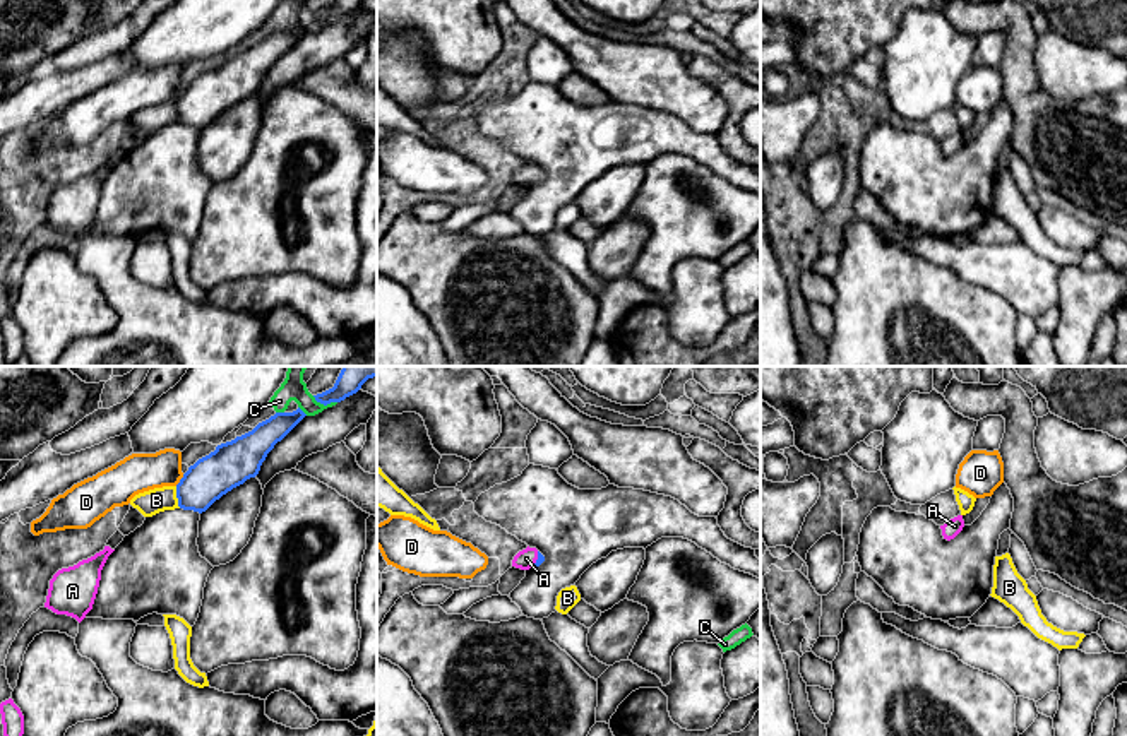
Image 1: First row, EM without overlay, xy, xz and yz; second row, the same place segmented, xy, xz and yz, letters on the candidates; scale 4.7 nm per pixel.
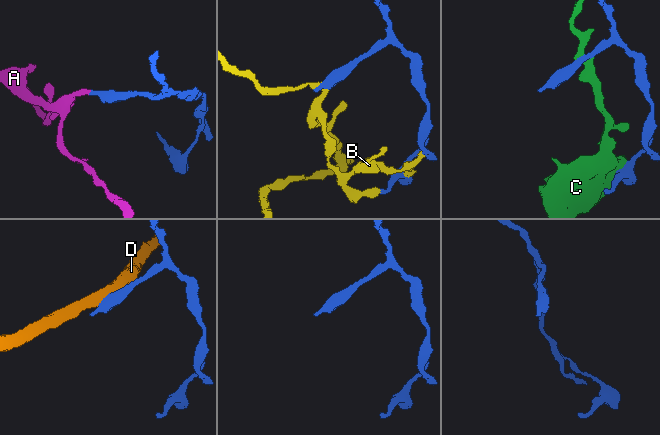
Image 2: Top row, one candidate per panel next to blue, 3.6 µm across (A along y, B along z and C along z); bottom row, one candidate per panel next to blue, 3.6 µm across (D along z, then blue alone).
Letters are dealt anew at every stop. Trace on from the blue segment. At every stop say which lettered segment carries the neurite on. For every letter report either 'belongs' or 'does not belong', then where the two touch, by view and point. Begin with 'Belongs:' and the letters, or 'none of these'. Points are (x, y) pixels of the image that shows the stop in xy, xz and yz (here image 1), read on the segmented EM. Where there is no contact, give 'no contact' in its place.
Belongs: A
A: belongs | xz (538, 558)
B: does not belong | xy (177, 497)
C: does not belong | xy (324, 404)
D: does not belong | xy (180, 480)

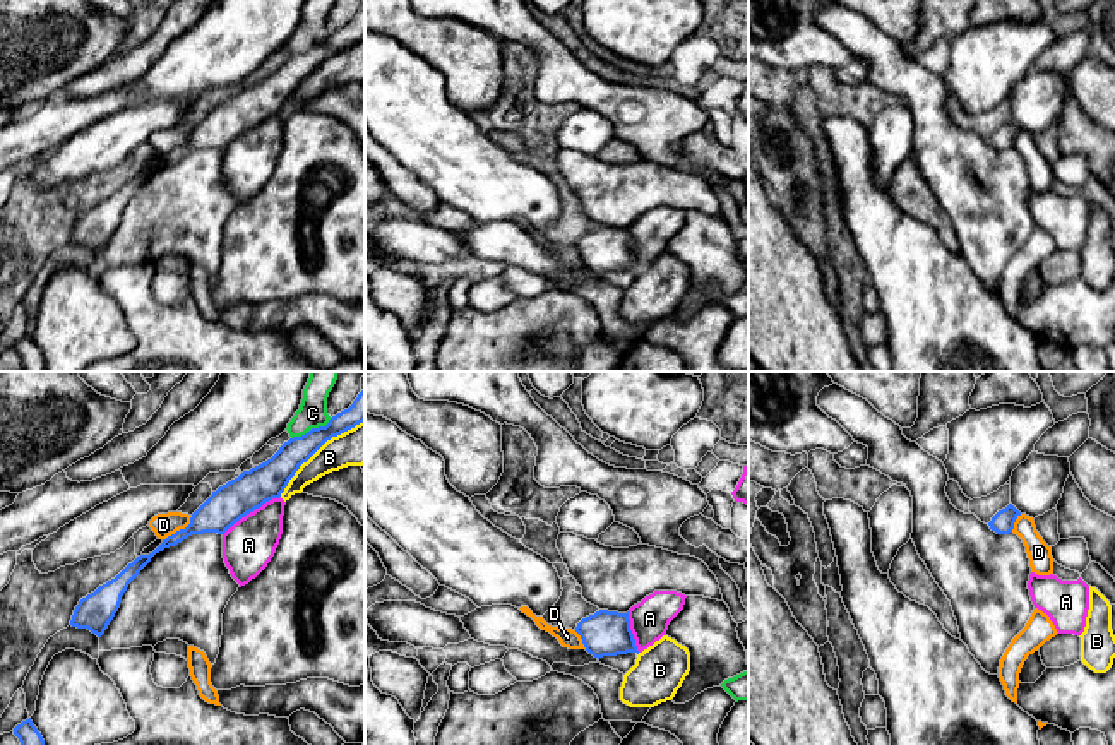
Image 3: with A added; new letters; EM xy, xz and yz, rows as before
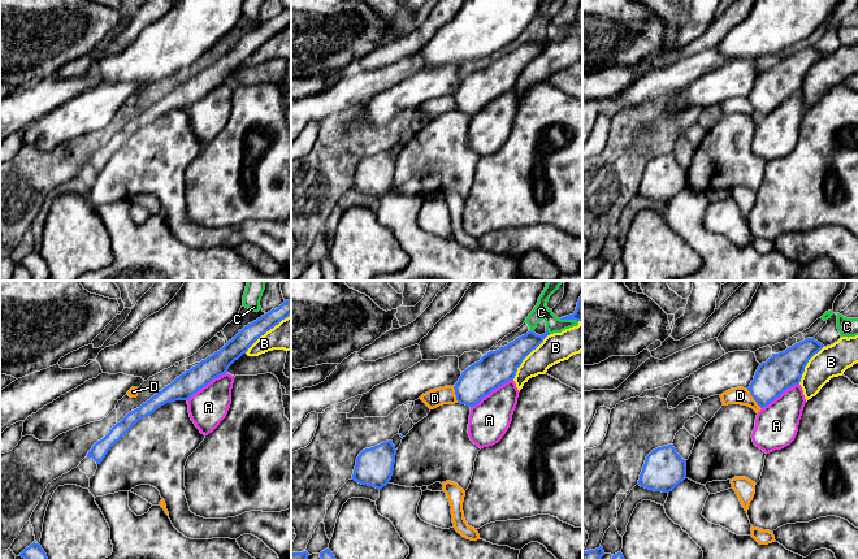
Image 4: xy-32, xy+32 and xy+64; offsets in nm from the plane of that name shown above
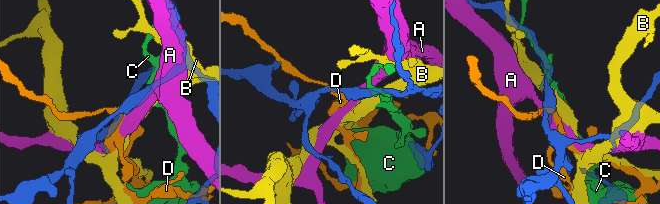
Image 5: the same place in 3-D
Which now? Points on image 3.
Belongs: none of these
A: does not belong | xy (250, 511)
B: does not belong | xy (317, 449)
C: does not belong | xy (312, 429)
D: does not belong | xy (180, 530)

